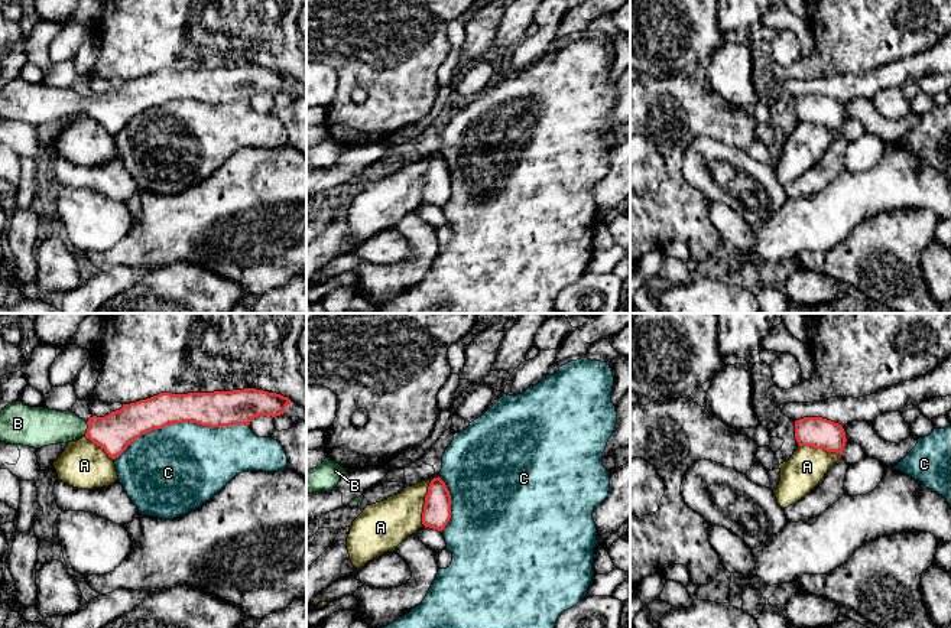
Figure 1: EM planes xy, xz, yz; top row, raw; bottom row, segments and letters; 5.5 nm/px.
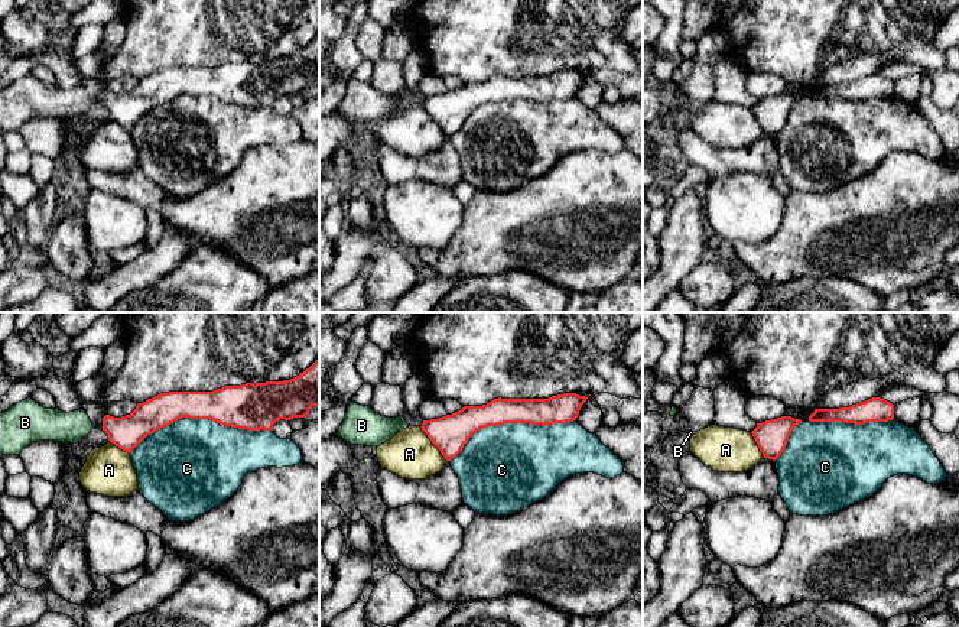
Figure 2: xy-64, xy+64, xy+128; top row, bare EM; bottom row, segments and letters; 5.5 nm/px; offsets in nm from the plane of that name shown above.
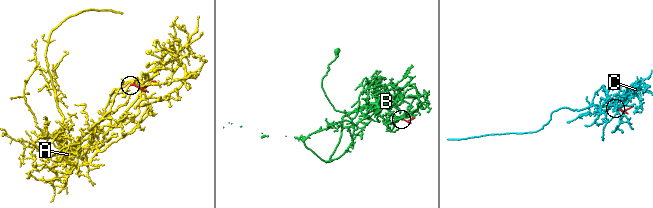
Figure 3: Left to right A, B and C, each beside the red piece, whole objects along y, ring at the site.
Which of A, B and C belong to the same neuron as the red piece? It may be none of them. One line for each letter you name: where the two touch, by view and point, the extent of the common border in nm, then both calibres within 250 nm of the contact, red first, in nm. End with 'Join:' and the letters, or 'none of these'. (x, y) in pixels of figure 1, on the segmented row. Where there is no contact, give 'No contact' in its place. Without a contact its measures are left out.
B: Touches red at xy (87, 429). Shared border 80 nm. Thickness 220 nm (red) against 200 nm
Join: B

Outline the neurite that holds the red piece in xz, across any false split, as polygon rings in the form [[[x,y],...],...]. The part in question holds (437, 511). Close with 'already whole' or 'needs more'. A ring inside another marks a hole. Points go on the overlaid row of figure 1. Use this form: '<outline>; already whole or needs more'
[[[438,476],[428,487],[422,513],[425,527],[442,531],[451,518],[451,495],[445,482]]]; already whole

